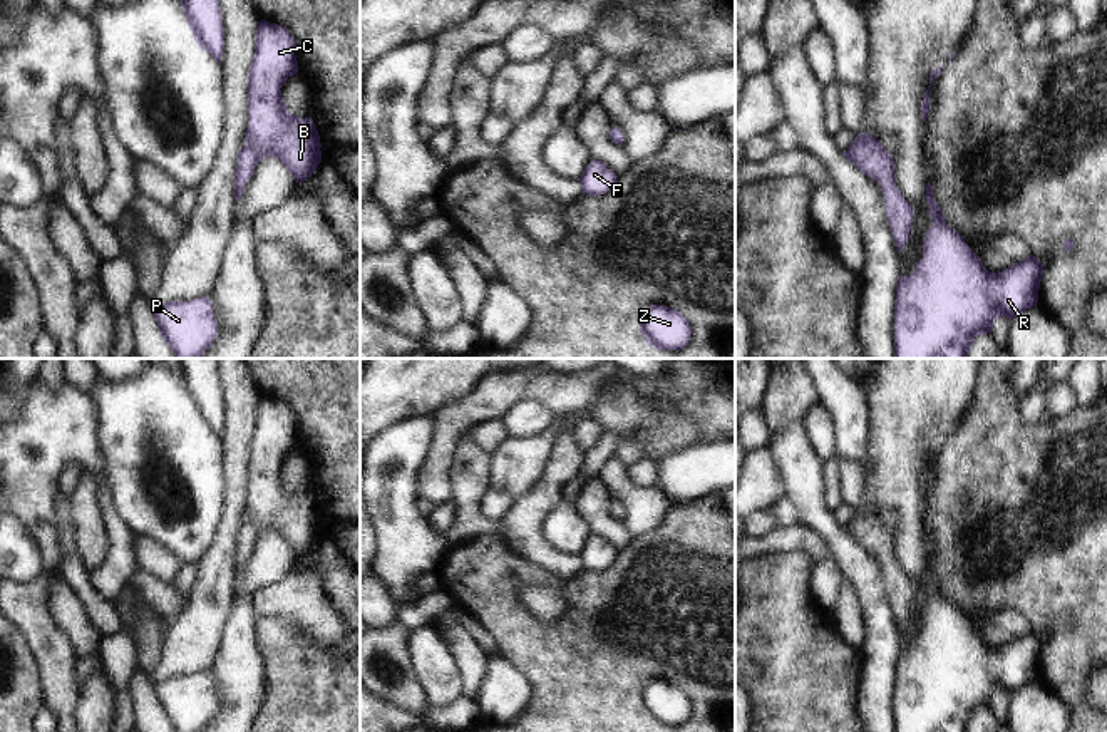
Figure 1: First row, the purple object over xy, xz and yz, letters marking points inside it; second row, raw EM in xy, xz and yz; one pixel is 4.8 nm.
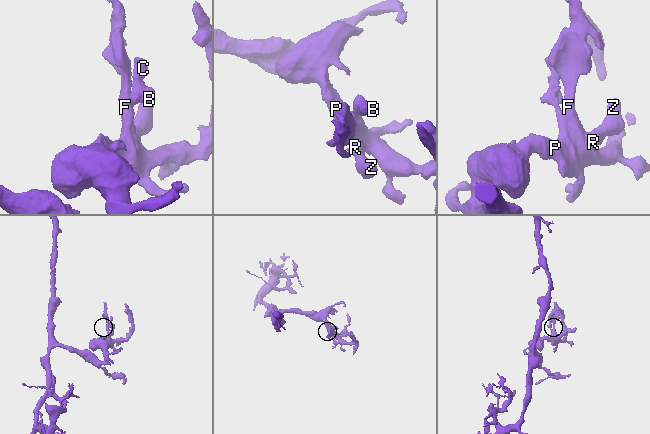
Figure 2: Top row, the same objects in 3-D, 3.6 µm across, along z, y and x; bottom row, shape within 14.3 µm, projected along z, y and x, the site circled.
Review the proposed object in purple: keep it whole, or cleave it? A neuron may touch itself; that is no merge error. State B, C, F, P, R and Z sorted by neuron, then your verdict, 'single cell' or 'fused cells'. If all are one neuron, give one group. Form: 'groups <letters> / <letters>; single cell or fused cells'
groups B C F P R Z; single cell

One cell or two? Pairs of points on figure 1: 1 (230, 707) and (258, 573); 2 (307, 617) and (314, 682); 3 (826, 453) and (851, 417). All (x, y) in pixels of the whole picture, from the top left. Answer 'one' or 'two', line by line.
1: one
2: two
3: two

